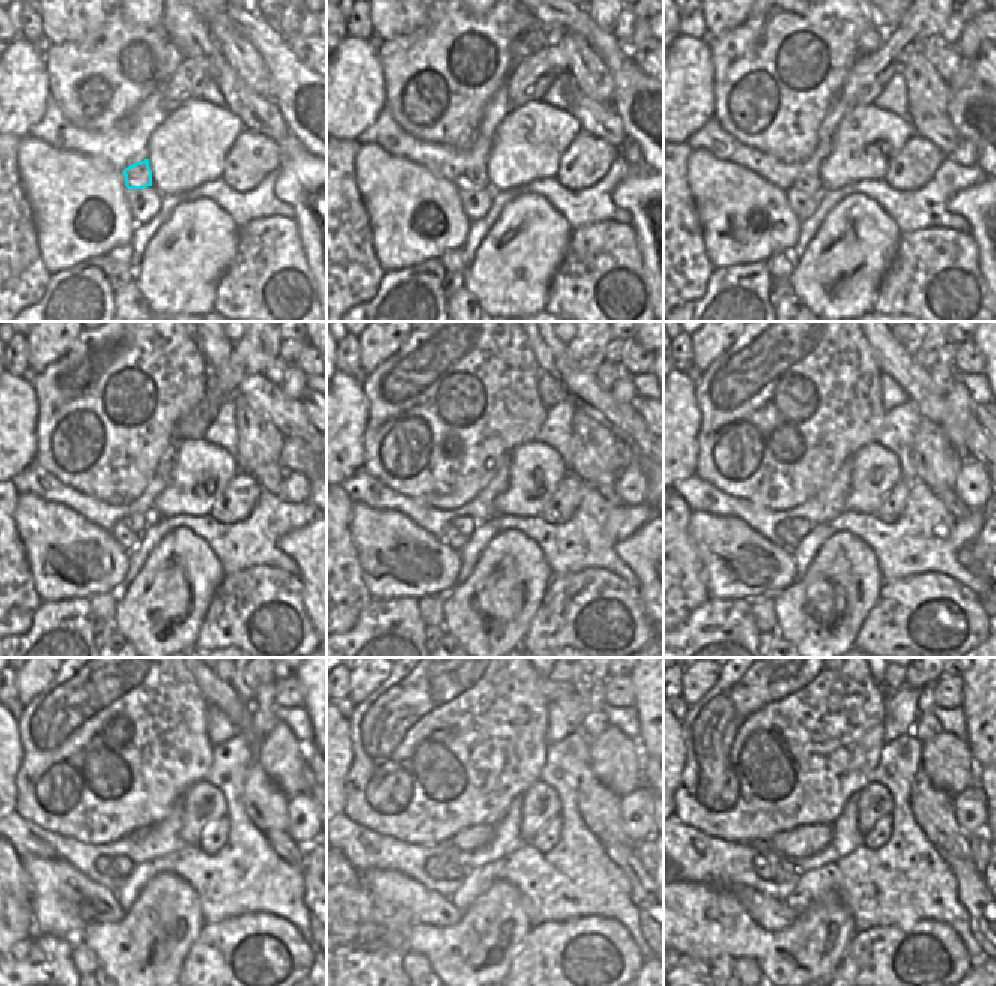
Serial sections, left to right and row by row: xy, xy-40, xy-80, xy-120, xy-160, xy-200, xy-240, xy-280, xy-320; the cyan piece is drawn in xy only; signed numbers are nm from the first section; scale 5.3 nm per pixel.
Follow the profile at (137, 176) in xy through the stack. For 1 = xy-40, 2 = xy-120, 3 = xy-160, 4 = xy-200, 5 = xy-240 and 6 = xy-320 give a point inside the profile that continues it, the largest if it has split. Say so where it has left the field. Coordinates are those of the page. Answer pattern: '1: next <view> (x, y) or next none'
1: next xy-40 (476, 177)
2: next xy-120 (137, 523)
3: next xy-160 (465, 524)
4: next xy-200 (797, 527)
5: next xy-240 (122, 866)
6: next xy-320 (783, 872)

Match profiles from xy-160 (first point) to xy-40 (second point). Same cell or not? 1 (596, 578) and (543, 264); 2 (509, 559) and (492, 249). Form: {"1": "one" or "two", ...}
{"1": "two", "2": "one"}

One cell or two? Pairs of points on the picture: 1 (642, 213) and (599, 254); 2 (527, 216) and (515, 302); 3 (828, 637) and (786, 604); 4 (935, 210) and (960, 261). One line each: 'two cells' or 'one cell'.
1: two cells
2: one cell
3: one cell
4: two cells

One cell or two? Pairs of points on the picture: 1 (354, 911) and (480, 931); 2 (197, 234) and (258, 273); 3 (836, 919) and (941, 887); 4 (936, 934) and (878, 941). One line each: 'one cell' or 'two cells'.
1: one cell
2: two cells
3: two cells
4: one cell

